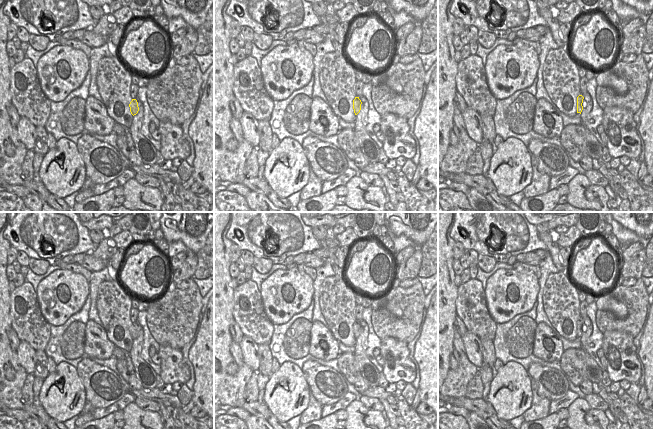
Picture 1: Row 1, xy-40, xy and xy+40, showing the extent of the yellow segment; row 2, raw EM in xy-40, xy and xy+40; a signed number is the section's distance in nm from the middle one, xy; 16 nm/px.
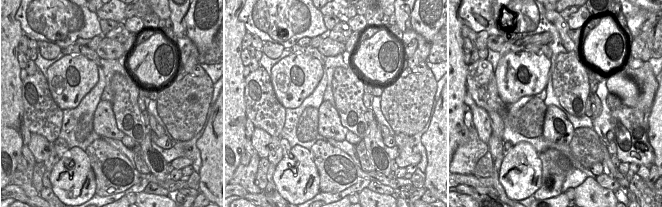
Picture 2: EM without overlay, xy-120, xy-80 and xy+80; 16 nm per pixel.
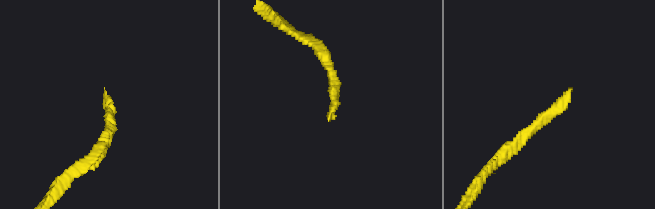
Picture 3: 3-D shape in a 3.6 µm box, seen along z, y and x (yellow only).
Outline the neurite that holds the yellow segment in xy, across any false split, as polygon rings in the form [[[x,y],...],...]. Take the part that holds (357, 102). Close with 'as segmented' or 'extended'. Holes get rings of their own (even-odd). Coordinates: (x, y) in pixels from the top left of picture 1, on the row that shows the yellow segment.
[[[363,95],[355,97],[355,99],[353,100],[353,109],[355,115],[360,112],[363,105],[367,105],[367,99]]]; extended

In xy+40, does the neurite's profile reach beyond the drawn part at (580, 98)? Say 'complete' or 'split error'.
split error

